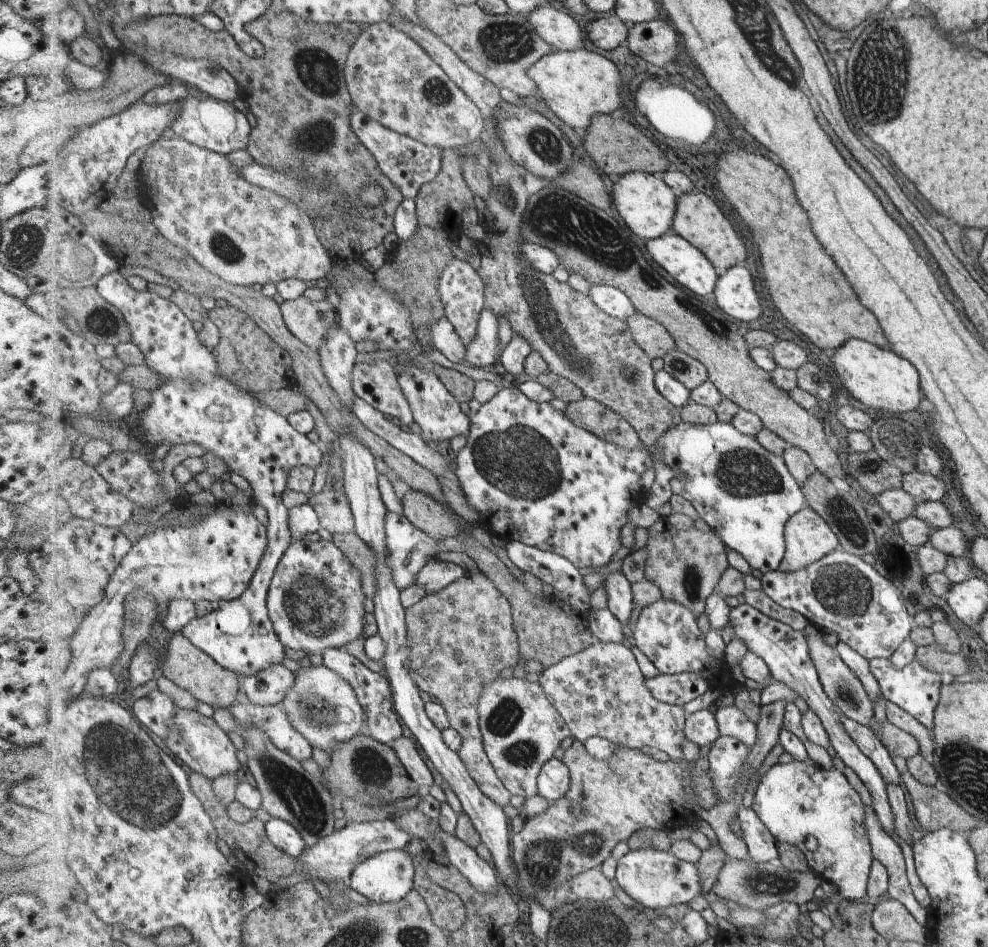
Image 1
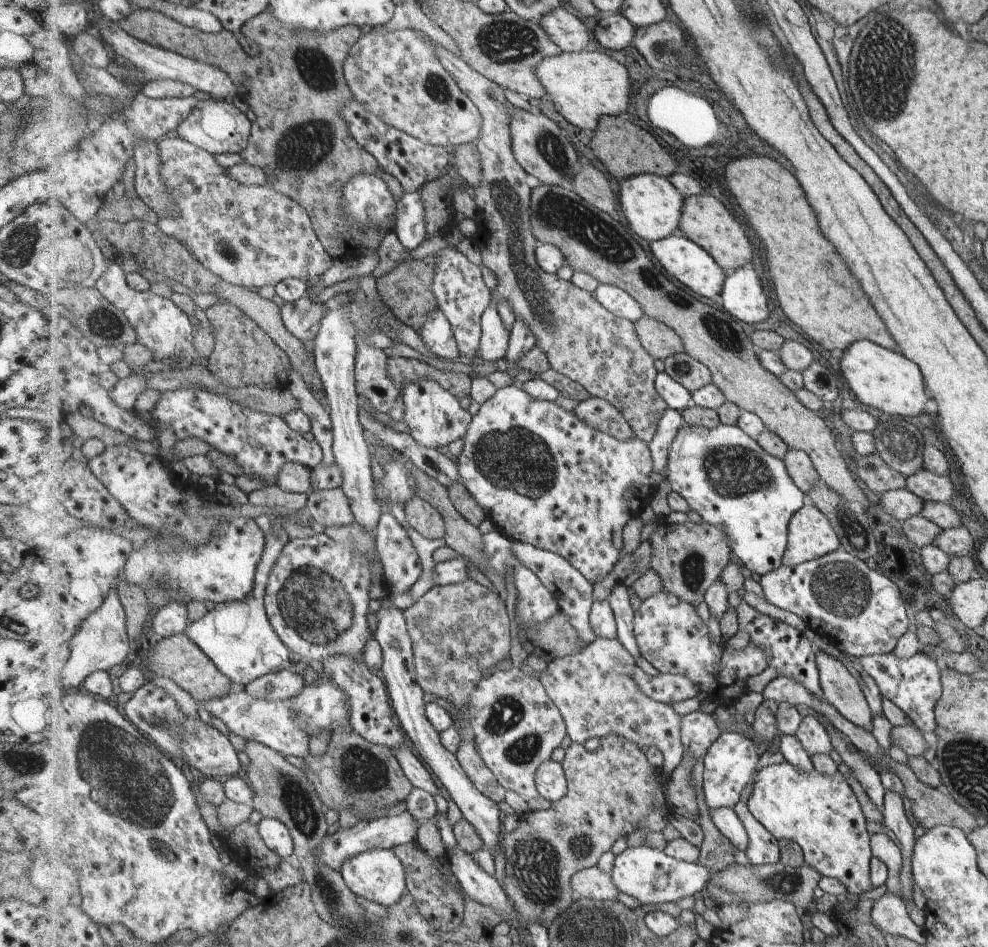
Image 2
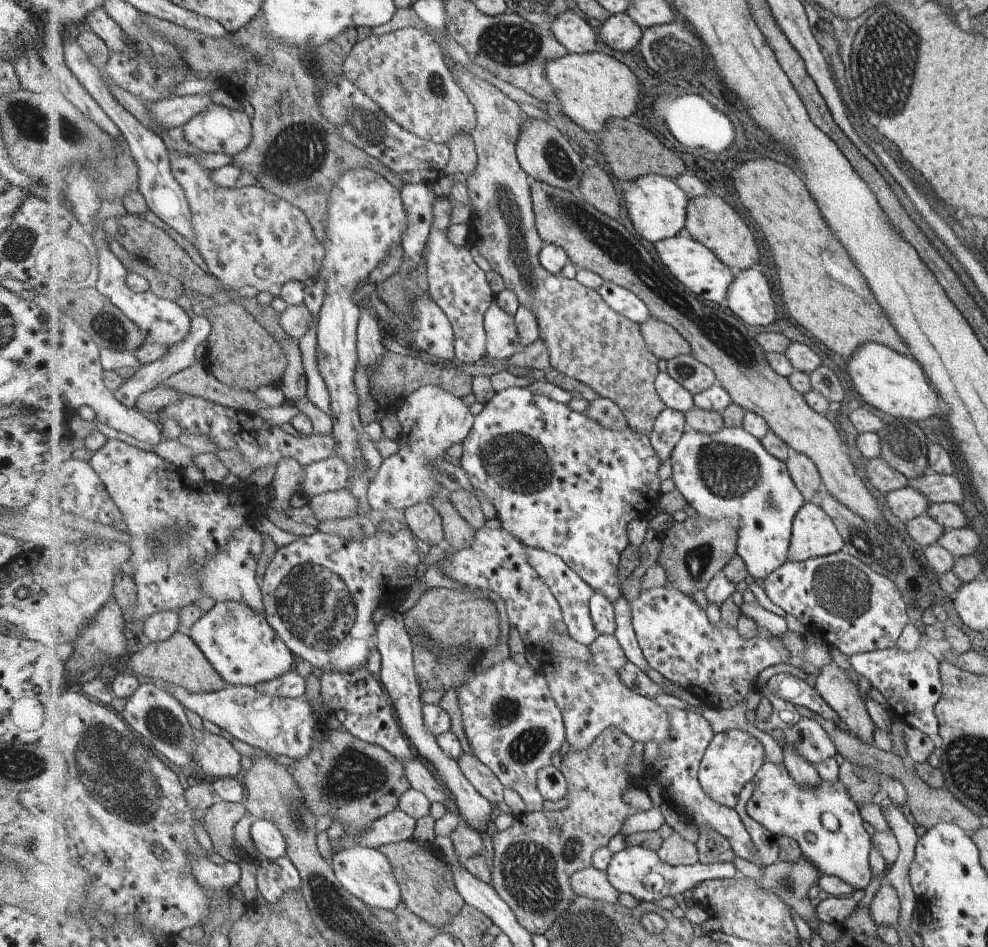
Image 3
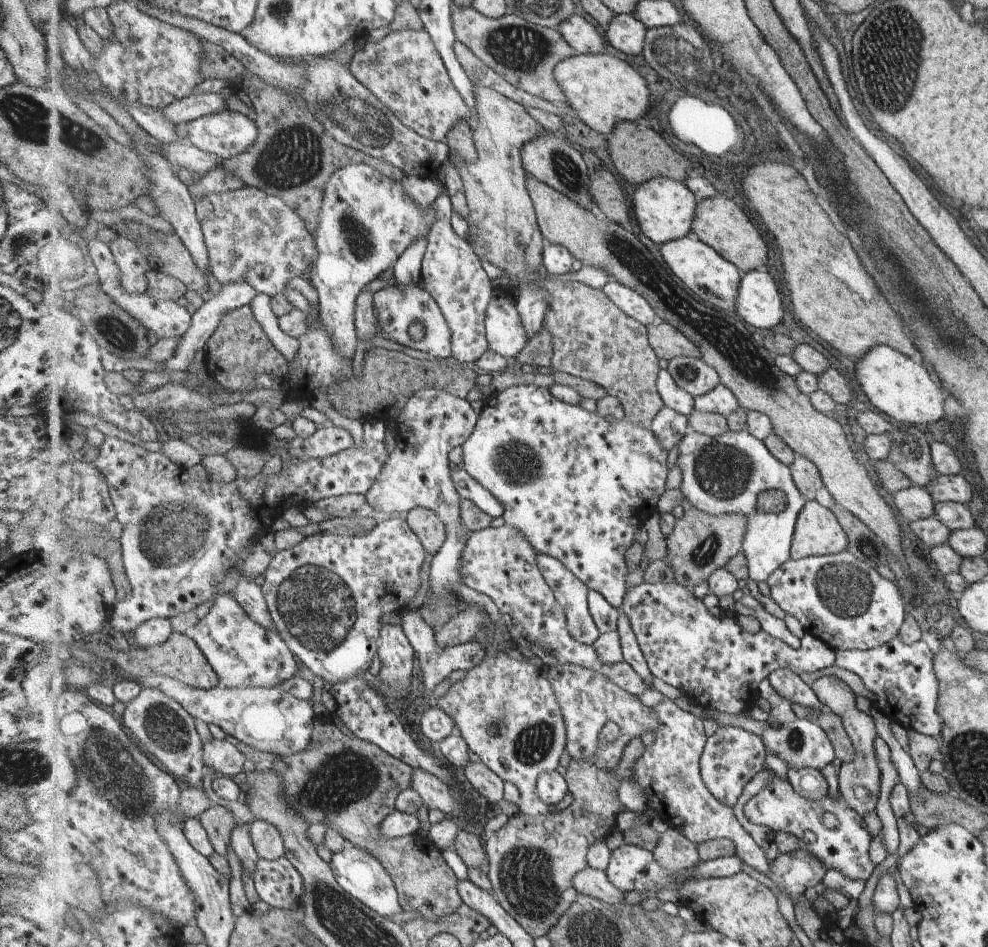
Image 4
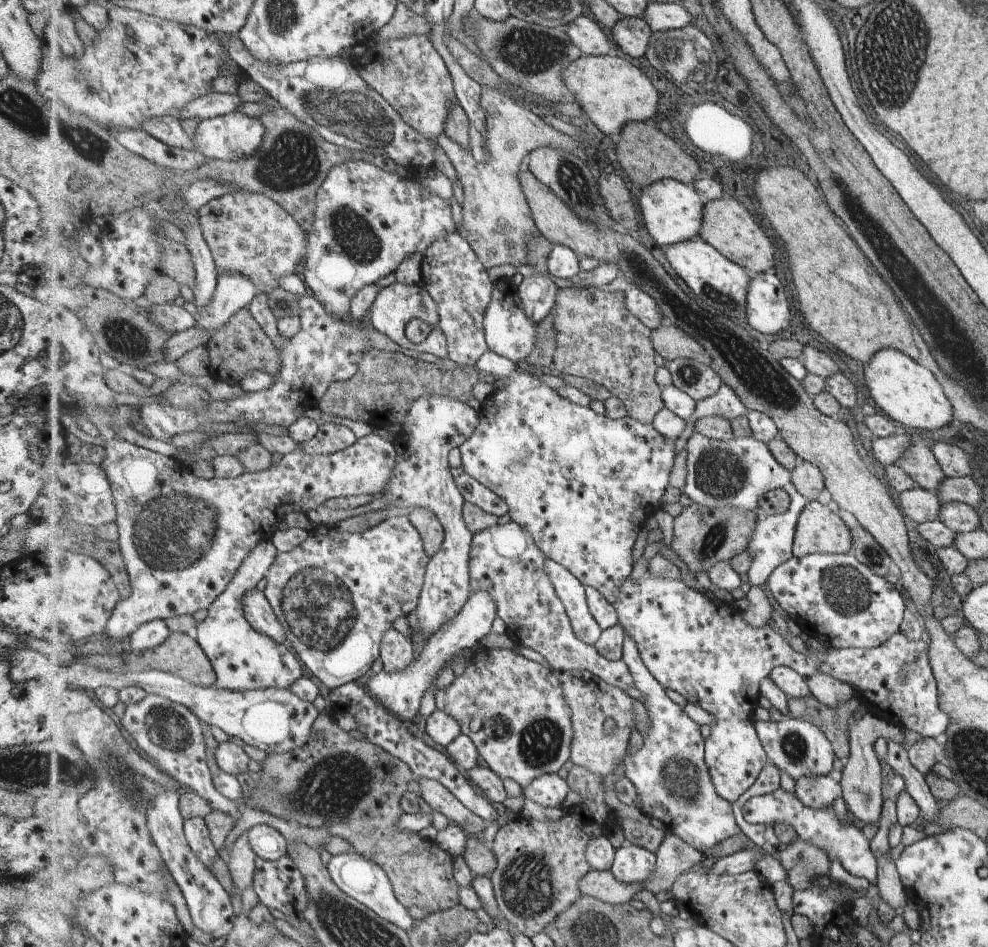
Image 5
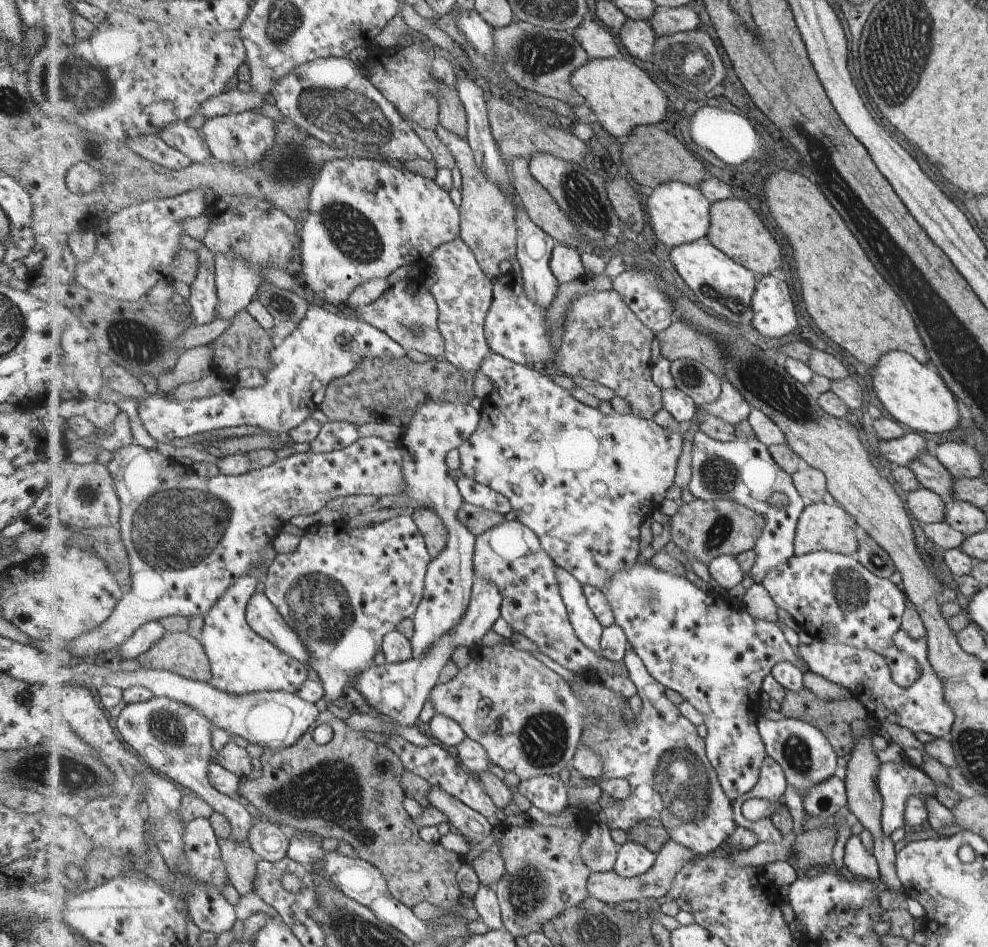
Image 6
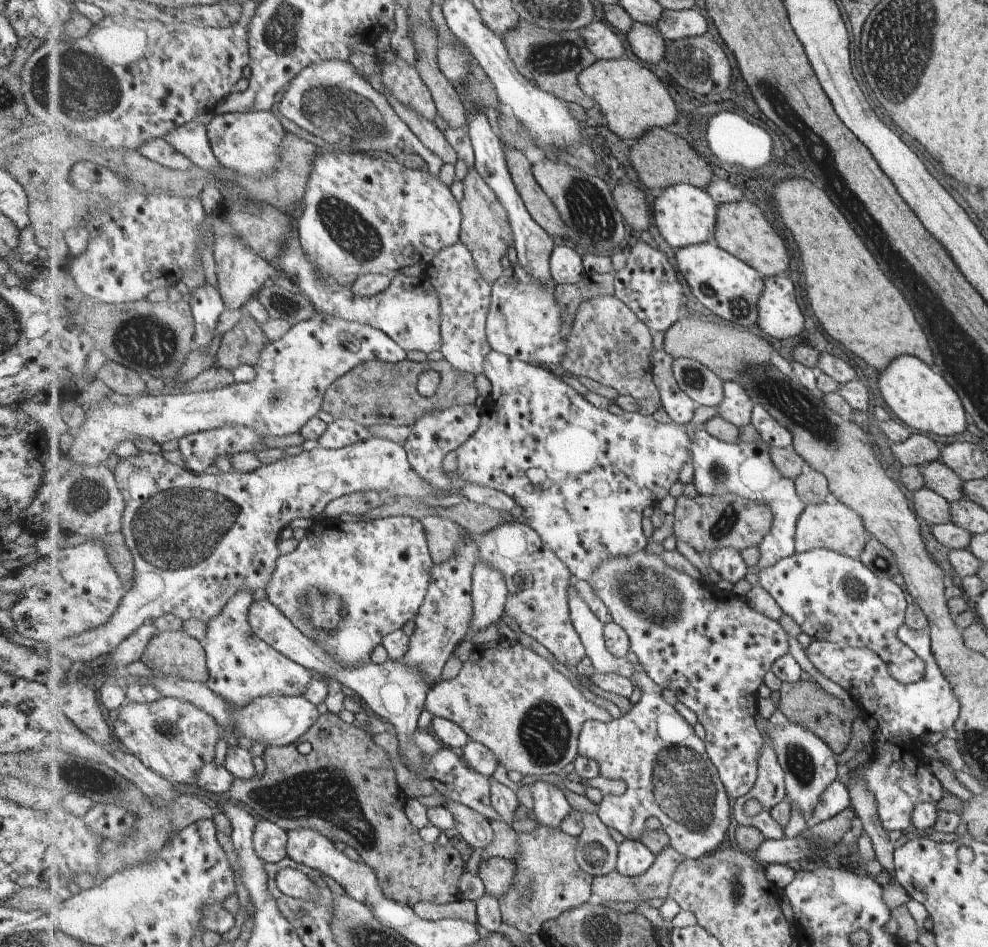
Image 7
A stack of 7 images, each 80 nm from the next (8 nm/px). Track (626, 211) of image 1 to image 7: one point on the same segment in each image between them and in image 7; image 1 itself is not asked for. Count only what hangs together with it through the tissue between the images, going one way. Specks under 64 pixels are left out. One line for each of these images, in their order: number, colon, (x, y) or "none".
2: (653, 206)
3: (657, 206)
4: (665, 208)
5: (673, 212)
6: (679, 213)
7: (685, 215)

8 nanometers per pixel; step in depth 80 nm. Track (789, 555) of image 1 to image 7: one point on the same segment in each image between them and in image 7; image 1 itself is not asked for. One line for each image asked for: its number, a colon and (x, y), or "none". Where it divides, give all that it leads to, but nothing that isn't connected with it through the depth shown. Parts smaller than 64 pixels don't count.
2: (811, 535)
3: (814, 534)
4: (818, 531)
5: (821, 529)
6: (821, 527)
7: (833, 526)

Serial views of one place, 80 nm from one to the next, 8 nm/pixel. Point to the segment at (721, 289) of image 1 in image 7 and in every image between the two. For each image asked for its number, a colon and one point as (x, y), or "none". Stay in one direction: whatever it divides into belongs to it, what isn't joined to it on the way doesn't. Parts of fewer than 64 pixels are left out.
2: (743, 295)
3: (750, 297)
4: (759, 302)
5: (768, 309)
6: (775, 316)
7: (780, 316)

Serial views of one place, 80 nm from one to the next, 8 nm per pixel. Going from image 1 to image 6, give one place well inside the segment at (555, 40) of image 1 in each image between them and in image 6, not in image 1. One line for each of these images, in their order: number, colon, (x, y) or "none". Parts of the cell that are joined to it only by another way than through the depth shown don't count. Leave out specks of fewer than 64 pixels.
2: (565, 29)
3: (576, 34)
4: (582, 35)
5: (584, 31)
6: (599, 42)

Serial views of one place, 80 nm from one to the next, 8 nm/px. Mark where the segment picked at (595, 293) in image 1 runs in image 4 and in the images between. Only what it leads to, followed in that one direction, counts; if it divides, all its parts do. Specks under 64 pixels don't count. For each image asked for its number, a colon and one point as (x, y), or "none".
2: (618, 301)
3: (625, 302)
4: (634, 304)

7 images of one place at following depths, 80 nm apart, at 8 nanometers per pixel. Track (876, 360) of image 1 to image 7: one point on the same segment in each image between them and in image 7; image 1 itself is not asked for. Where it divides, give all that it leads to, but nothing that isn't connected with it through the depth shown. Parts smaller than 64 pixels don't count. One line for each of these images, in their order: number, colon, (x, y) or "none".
2: (880, 378)
3: (893, 383)
4: (892, 383)
5: (908, 393)
6: (913, 395)
7: (917, 396)

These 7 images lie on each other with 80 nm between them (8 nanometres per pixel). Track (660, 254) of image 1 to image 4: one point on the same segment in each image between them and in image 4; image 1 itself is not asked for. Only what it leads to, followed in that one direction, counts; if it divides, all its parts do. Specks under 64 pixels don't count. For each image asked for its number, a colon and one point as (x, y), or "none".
2: (685, 260)
3: (691, 262)
4: (716, 280)

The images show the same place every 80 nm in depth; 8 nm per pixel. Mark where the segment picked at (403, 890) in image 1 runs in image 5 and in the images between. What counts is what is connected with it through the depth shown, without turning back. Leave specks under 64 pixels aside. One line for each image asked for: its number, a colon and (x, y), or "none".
2: (380, 876)
3: (369, 874)
4: (362, 874)
5: (364, 880)

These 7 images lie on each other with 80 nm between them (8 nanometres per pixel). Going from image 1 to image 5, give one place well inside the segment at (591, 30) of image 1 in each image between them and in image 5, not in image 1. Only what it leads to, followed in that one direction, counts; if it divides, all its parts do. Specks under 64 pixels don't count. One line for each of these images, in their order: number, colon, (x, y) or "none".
2: (615, 31)
3: (620, 32)
4: (625, 32)
5: (632, 34)

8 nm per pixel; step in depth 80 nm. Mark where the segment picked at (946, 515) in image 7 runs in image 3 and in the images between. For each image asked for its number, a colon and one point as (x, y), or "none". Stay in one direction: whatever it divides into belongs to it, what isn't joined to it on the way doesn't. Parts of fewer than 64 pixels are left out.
3: (905, 503)
4: (913, 503)
5: (920, 506)
6: (926, 507)

